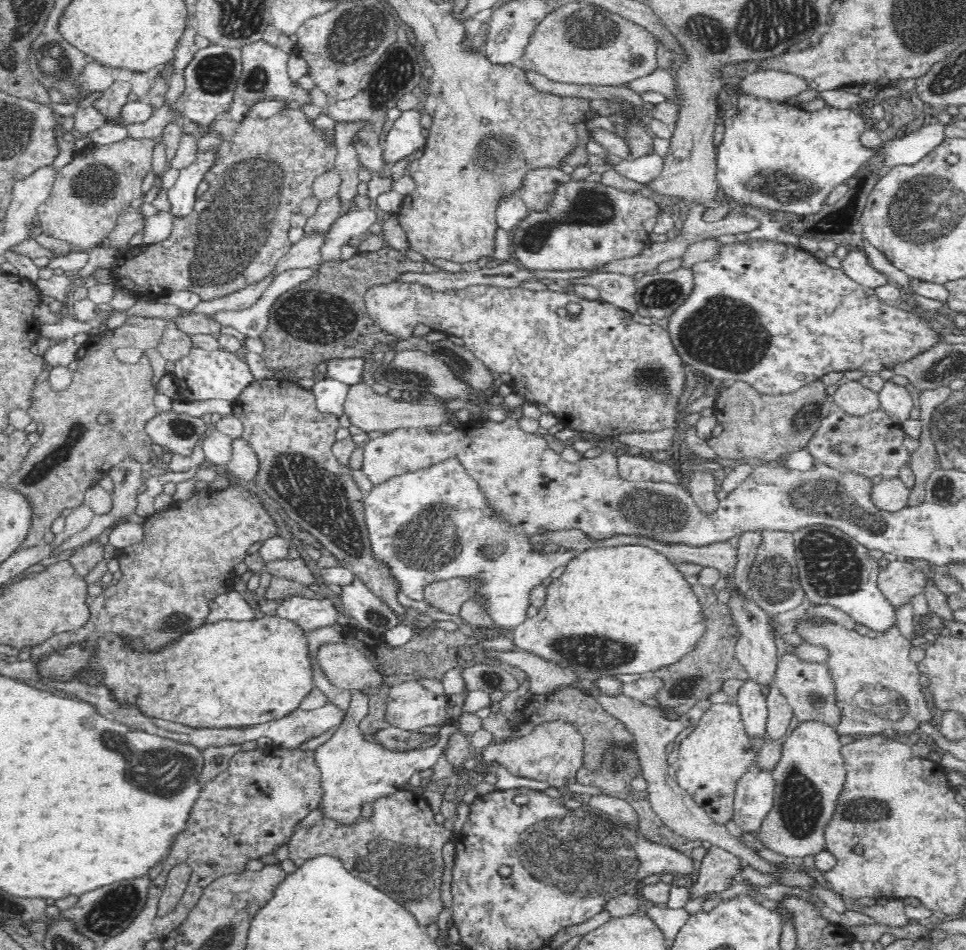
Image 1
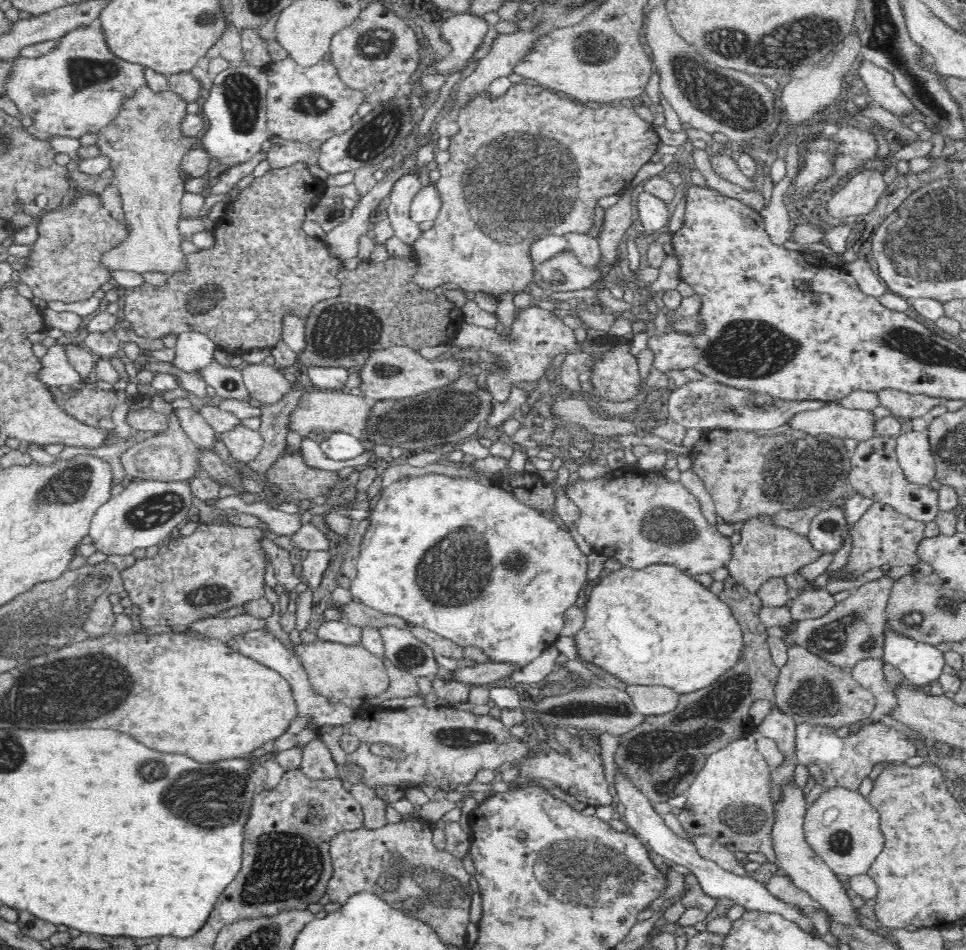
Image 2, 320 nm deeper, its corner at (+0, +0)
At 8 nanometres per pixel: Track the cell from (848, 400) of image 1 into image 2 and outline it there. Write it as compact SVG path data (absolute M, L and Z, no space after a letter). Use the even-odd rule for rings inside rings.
M828 402L817 410L796 413L790 420L790 427L808 435L832 435L834 437L867 439L874 434L874 414L862 408L846 408L839 402Z

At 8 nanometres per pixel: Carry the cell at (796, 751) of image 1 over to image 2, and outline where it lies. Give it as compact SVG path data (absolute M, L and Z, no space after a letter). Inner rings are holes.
M836 783L822 788L816 800L805 808L803 835L810 848L837 876L867 874L869 864L883 848L878 821L879 814L859 788Z

